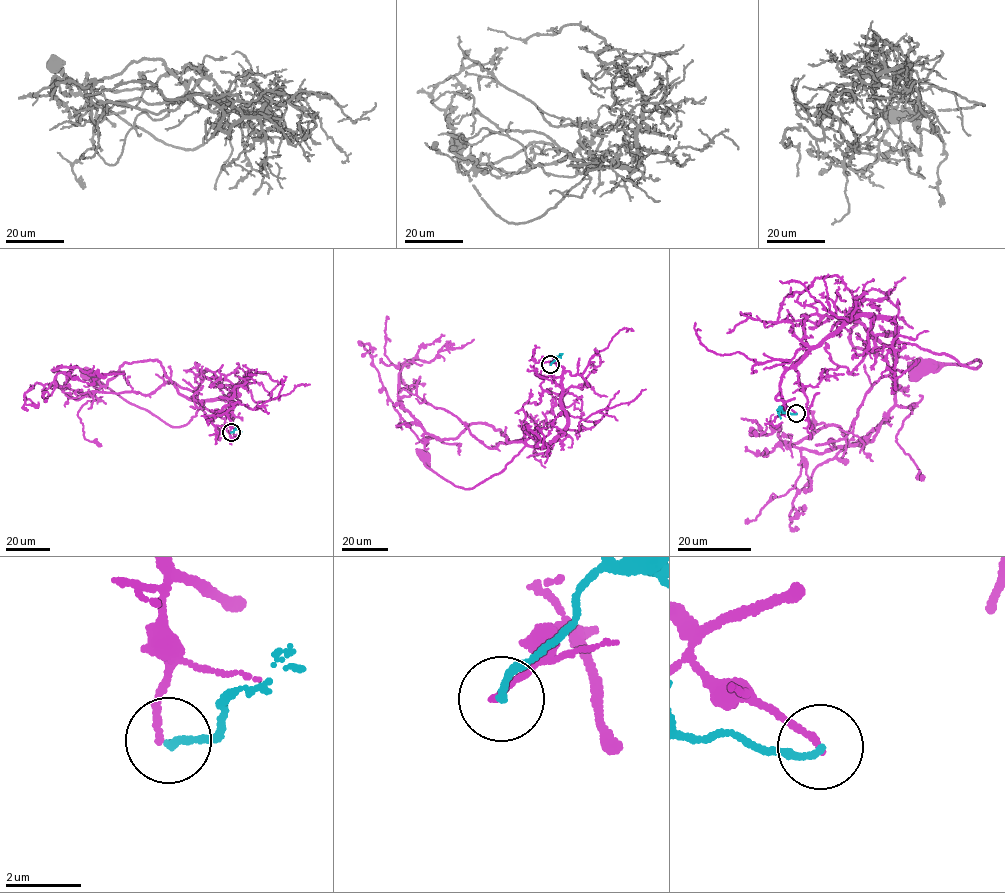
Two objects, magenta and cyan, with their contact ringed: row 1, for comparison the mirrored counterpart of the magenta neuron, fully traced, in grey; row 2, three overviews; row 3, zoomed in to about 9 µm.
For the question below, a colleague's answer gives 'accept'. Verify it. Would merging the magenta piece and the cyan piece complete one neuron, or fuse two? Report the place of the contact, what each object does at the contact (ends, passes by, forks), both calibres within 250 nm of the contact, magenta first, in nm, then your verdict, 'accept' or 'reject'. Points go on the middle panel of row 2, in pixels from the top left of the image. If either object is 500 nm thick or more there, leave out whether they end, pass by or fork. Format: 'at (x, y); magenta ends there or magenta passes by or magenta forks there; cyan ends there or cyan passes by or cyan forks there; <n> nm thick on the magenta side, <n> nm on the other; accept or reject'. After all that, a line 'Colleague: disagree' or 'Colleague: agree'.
at (550, 364); magenta ends there; cyan ends there; 170 nm thick on the magenta side, 180 nm on the other; reject
Colleague: disagree

